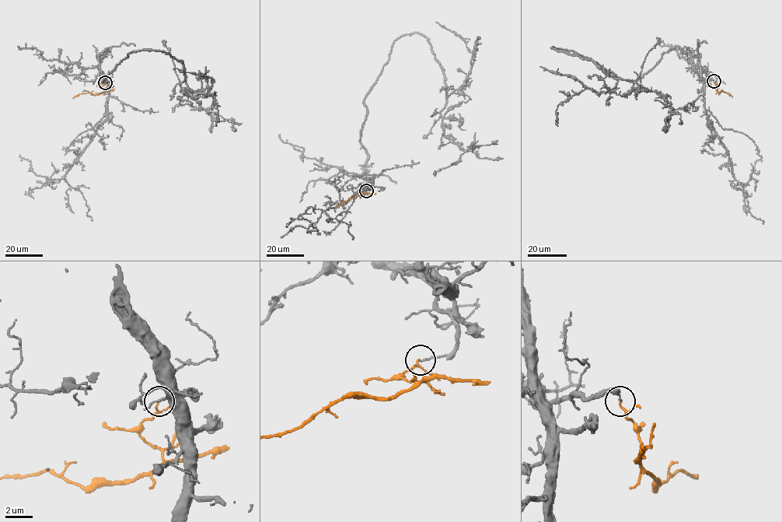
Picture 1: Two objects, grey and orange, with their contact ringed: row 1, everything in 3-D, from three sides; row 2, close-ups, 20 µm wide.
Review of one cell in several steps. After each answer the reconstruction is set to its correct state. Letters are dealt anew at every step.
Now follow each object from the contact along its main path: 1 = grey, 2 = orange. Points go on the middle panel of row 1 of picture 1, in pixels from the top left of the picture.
1: (366, 190), (364, 99), (405, 35), (422, 34), (441, 68), (444, 134), (466, 150), (497, 141)
2: (365, 190), (363, 193), (365, 194), (354, 195), (334, 208)

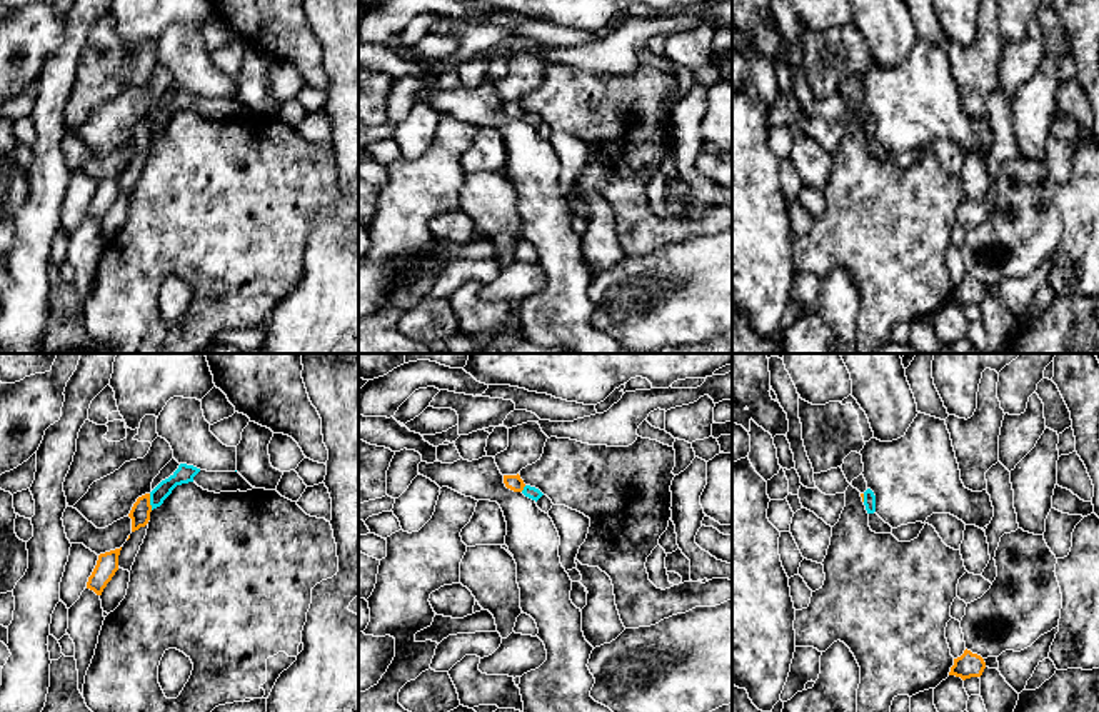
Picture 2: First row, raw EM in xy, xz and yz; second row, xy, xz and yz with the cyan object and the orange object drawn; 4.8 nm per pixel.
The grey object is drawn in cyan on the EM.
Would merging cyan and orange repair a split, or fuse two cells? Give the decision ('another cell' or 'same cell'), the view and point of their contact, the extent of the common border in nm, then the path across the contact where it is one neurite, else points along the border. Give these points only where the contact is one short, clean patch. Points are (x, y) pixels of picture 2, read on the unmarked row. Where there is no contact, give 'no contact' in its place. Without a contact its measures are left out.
another cell | xy (150, 129) | 80 nm | along xy (149, 120), (152, 135)

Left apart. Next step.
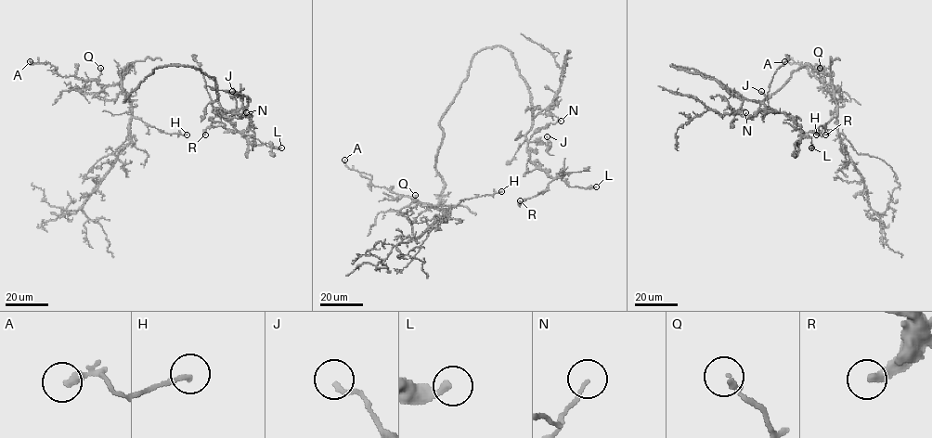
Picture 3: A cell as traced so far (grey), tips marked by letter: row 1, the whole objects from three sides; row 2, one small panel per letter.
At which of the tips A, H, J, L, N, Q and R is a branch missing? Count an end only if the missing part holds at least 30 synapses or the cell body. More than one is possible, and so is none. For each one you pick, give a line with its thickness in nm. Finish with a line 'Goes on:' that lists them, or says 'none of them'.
Goes on: none of them

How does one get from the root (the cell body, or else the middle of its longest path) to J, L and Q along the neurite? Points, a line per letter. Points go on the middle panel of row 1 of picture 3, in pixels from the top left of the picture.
J: (440, 122), (472, 58), (503, 46), (530, 96), (532, 126), (525, 138), (550, 148), (547, 136)
L: (440, 122), (468, 76), (472, 58), (485, 48), (503, 46), (530, 96), (529, 160), (570, 186), (596, 186)
Q: (440, 122), (442, 143), (434, 168), (444, 185), (441, 201), (431, 205), (410, 198), (415, 199), (415, 195)

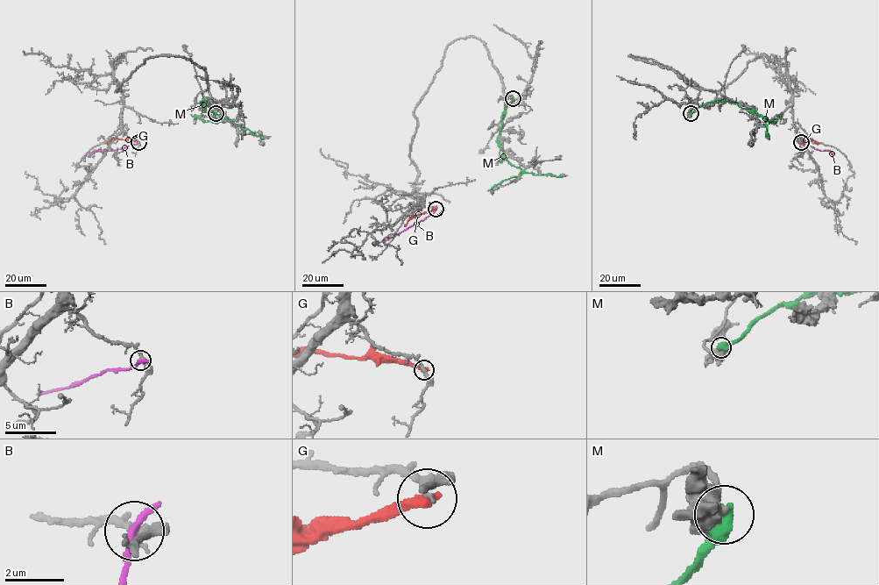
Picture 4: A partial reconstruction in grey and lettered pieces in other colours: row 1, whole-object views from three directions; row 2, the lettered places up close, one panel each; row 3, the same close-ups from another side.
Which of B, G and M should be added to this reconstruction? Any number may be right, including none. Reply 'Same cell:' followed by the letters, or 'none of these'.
Same cell: none of these

